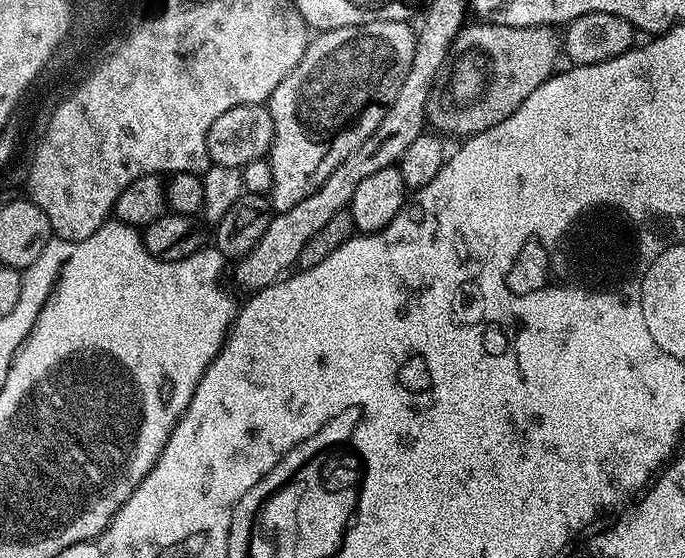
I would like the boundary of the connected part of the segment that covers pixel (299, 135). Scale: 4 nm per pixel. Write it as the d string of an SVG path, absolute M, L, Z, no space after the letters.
M407 20L370 22L362 26L332 28L309 39L302 62L294 66L291 74L266 101L270 118L274 118L272 148L266 157L272 171L270 203L273 213L290 210L290 206L298 206L302 198L310 198L310 194L334 174L334 166L378 130L378 122L382 122L386 110L394 98L398 98L398 90L402 90L416 53L418 36L412 26Z

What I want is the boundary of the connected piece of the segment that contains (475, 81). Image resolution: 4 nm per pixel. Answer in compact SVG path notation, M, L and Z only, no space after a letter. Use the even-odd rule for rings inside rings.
M475 23L461 28L454 38L446 71L428 97L427 123L448 138L476 136L510 118L542 82L553 76L558 68L556 59L562 56L562 36L556 28Z

